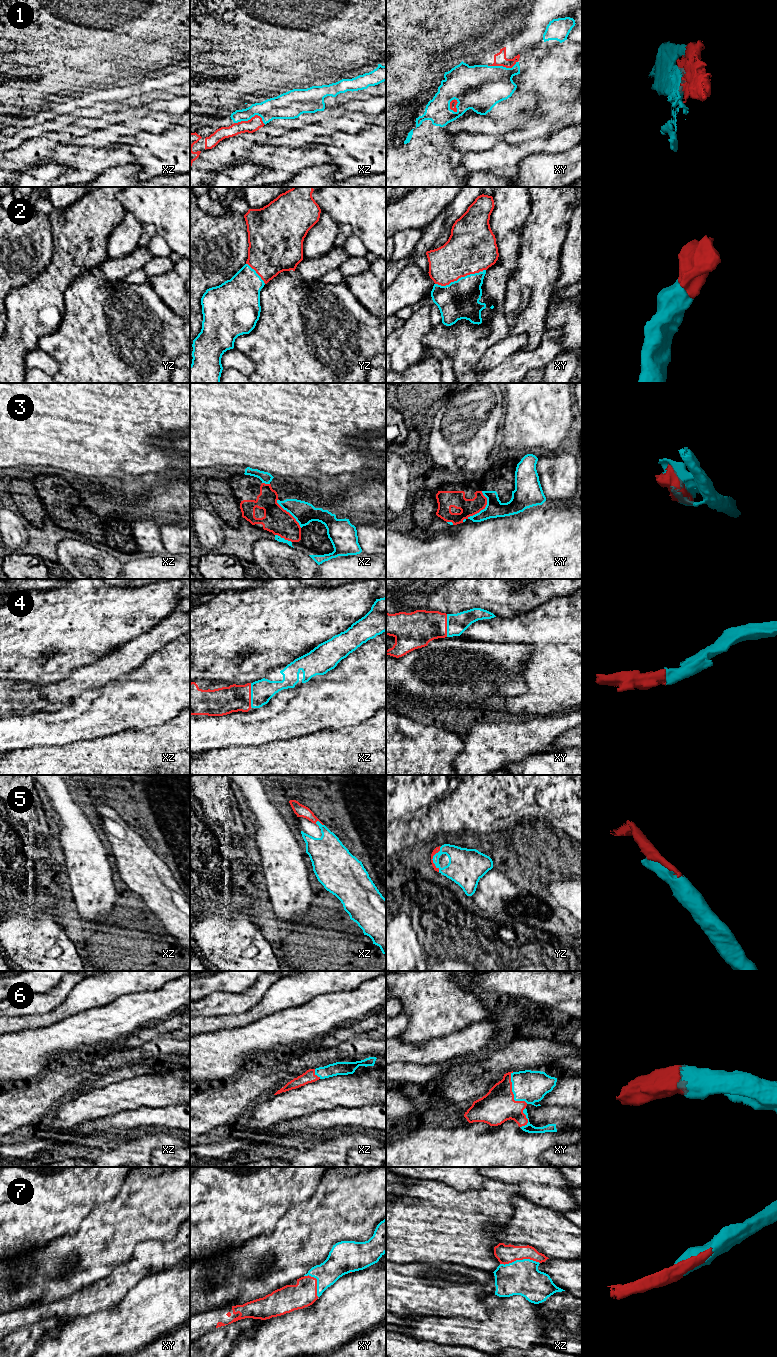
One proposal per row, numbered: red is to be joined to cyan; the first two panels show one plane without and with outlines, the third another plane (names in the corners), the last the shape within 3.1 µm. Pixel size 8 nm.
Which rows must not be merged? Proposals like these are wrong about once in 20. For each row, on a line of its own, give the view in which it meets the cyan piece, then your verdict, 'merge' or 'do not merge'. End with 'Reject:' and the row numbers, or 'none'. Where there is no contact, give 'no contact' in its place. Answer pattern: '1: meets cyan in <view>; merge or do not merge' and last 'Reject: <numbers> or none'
1: meets cyan in xz; merge
2: meets cyan in xy; merge
3: meets cyan in xy; do not merge
4: meets cyan in xz; merge
5: meets cyan in yz; merge
6: meets cyan in xy; merge
7: meets cyan in xz; merge
Reject: 3

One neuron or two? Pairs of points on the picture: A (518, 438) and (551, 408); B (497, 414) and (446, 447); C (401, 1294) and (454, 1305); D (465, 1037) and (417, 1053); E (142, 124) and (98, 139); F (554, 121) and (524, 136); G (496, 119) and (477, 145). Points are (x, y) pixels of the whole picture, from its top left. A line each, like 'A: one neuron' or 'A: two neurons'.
A: one neuron
B: one neuron
C: one neuron
D: one neuron
E: one neuron
F: one neuron
G: two neurons

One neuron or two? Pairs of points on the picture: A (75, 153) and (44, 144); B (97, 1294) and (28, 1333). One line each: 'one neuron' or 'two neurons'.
A: two neurons
B: two neurons

